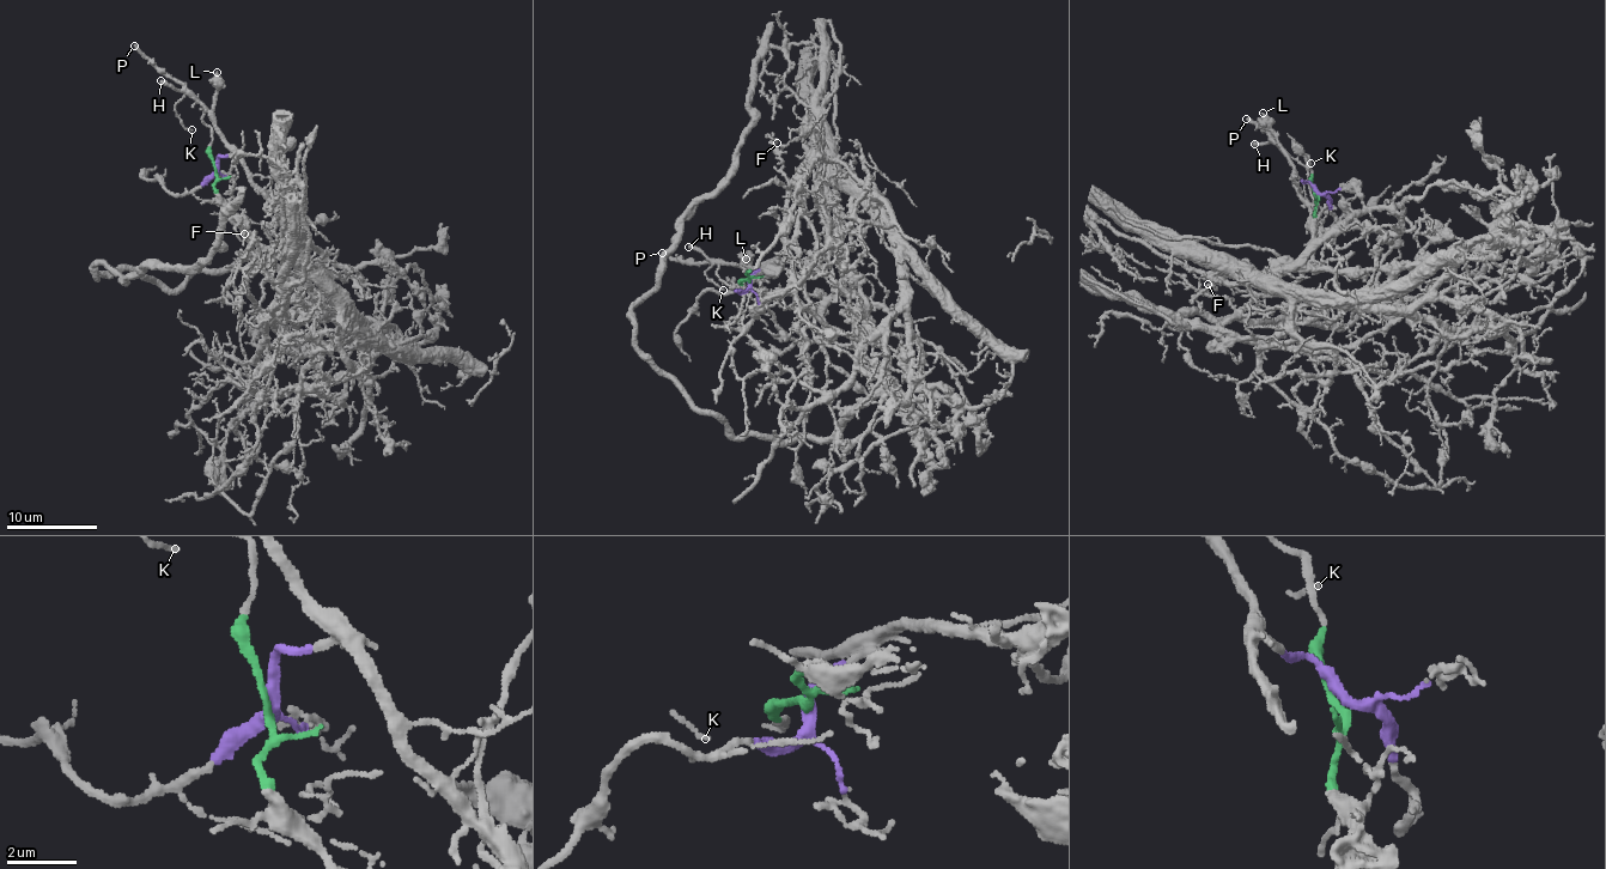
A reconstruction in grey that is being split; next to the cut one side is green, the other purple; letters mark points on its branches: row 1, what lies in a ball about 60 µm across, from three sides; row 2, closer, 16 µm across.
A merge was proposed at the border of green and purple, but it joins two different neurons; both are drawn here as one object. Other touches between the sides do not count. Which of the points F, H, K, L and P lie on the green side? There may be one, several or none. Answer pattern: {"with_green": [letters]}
{"with_green": ["F"]}

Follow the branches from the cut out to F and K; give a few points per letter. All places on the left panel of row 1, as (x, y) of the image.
F: (214, 170), (214, 193), (251, 251), (251, 271), (247, 235), (236, 228), (241, 238), (245, 234)
K: (217, 170), (217, 159), (229, 155), (231, 147), (200, 104), (186, 95), (175, 110), (186, 128), (192, 131)

